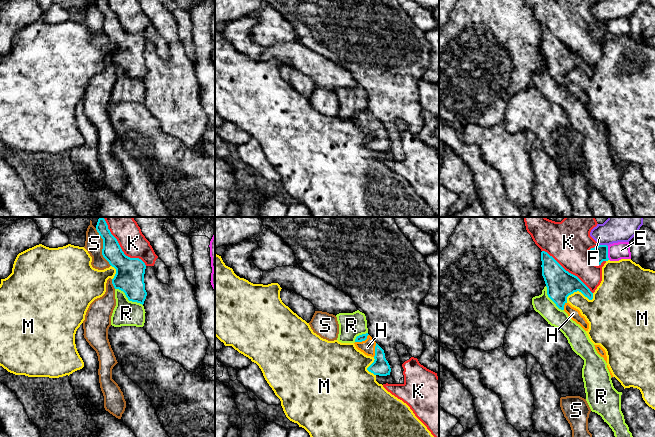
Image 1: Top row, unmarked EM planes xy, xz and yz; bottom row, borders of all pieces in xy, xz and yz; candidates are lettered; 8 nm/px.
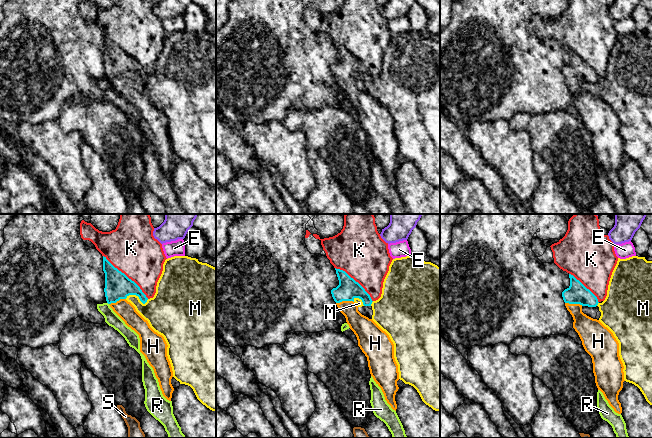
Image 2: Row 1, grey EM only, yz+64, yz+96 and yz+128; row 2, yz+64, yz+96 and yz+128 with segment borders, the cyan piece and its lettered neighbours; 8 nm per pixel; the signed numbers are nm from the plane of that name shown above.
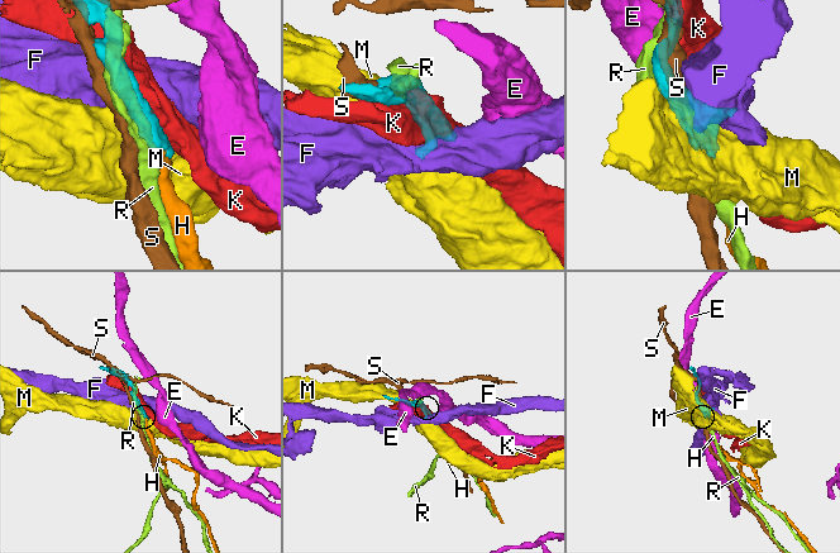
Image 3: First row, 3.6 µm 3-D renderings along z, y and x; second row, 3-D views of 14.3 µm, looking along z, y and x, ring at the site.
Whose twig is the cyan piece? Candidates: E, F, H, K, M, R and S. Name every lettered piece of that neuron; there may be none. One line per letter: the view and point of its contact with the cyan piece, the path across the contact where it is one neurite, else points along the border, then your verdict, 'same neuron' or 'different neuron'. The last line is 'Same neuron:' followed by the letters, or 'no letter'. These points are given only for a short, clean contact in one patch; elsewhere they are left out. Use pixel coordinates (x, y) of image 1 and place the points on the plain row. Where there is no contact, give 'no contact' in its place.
E: contact yz (607, 29); border yz (607, 22), (607, 33), (609, 35); different neuron
F: contact yz (603, 21); border yz (599, 20), (607, 22); different neuron
H: contact xz (362, 116); way xz (363, 113), (362, 116), (367, 123); same neuron
K: contact xy (121, 26); different neuron
M: contact yz (579, 67); different neuron
R: contact xy (128, 75); different neuron
S: contact xy (103, 23); different neuron
Same neuron: H

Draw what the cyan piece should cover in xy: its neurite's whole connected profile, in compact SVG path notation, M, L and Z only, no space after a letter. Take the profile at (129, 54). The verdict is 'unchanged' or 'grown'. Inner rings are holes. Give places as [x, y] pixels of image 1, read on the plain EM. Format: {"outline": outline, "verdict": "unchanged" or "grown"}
{"outline": "M97 0L96 6L103 15L103 33L116 45L112 55L114 64L123 67L129 77L143 81L147 72L144 59L145 39L139 34L130 34L124 30L107 0Z", "verdict": "unchanged"}

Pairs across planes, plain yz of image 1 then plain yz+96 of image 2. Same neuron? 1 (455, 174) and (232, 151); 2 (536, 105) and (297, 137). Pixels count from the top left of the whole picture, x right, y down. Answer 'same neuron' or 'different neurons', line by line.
1: different neurons
2: different neurons

